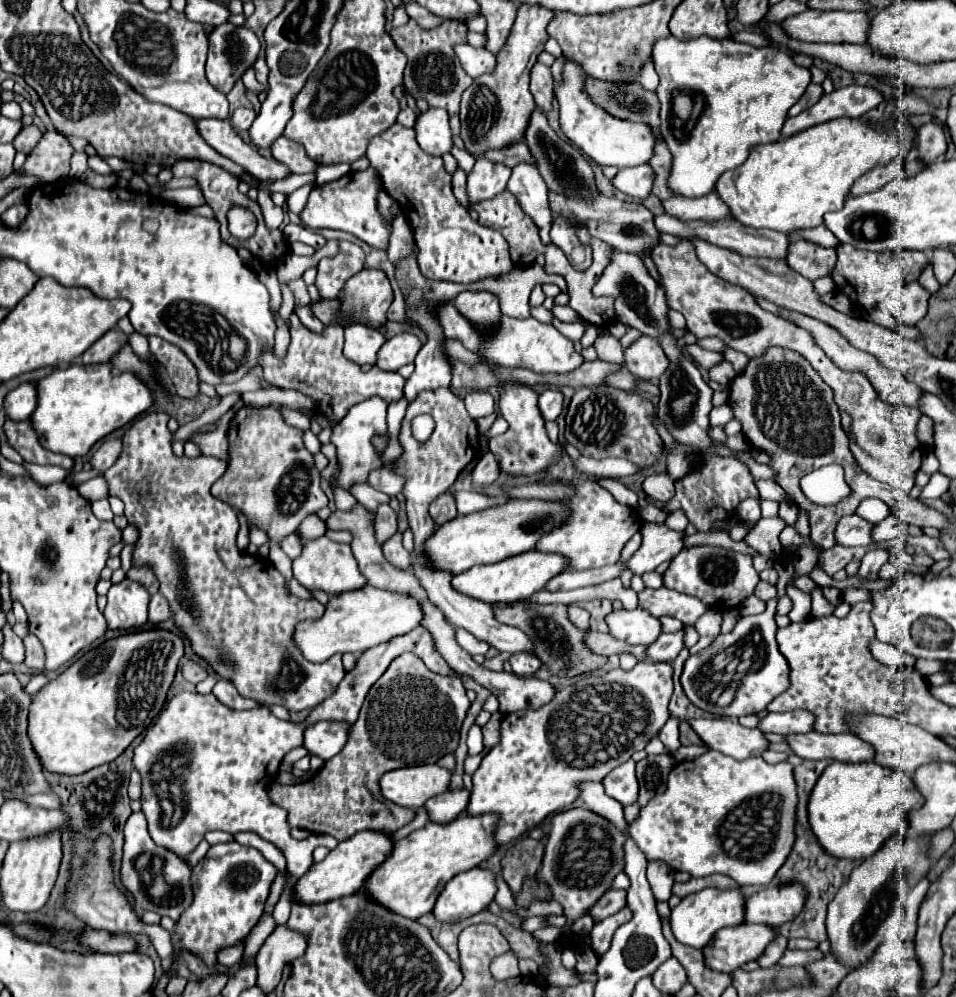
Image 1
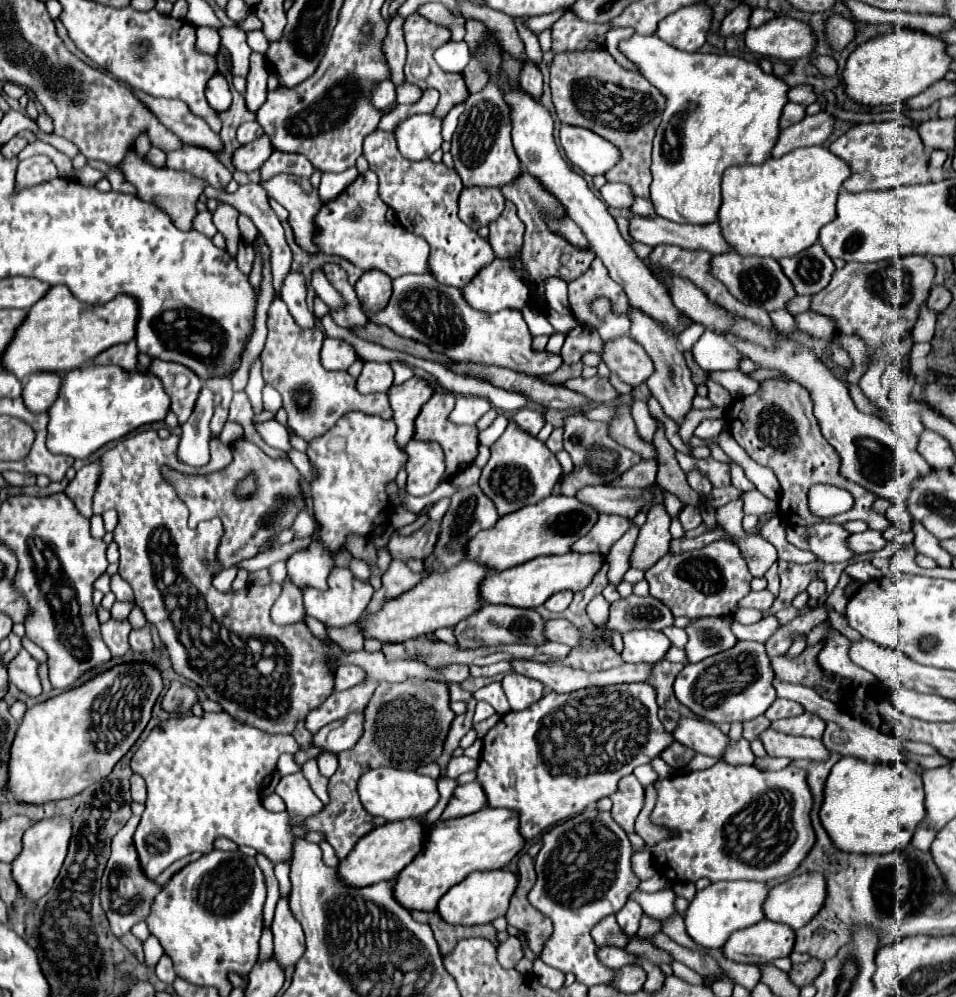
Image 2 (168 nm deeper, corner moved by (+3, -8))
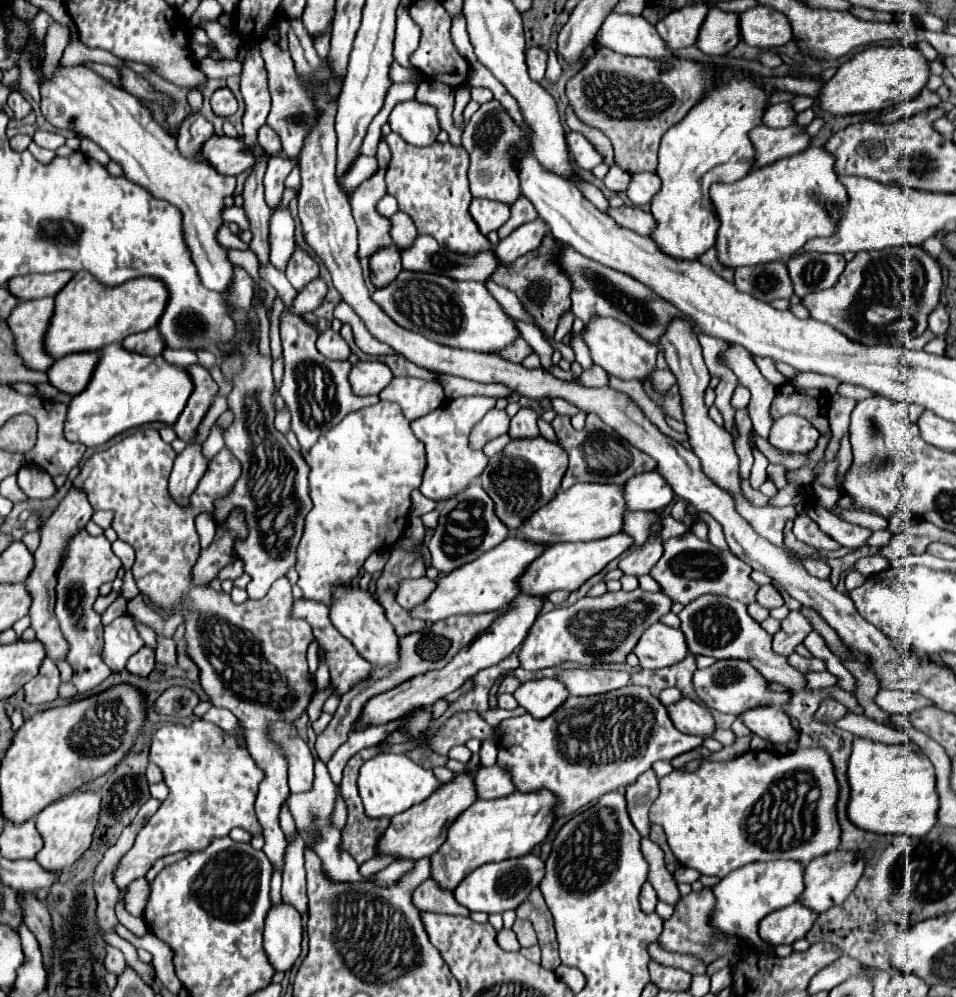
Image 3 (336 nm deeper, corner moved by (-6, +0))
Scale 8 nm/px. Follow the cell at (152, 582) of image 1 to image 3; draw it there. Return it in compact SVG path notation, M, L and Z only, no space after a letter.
M157 638L157 650L155 650L155 658L157 662L161 664L167 664L167 666L177 666L177 652L175 652L175 642L173 640L167 640L167 638Z

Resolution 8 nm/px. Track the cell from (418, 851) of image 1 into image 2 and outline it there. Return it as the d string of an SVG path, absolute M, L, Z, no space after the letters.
M482 808L456 820L438 820L430 826L420 854L396 876L394 898L410 912L436 910L438 900L468 874L506 866L524 846L518 834L518 814L506 808Z

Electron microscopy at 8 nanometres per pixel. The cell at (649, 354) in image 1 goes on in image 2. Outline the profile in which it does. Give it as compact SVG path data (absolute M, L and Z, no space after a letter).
M630 336L606 342L602 360L612 372L620 376L622 382L630 384L632 388L646 382L646 378L654 374L654 362L646 354L646 350L640 348L638 342L634 342Z

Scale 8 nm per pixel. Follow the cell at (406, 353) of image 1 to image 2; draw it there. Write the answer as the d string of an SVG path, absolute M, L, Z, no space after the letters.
M364 362L364 370L358 378L356 388L362 394L386 392L392 386L392 380L394 380L394 370L388 362Z

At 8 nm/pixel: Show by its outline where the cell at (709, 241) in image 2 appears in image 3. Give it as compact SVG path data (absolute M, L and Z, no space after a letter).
M621 206L621 208L607 208L607 216L611 216L619 226L629 228L641 236L647 236L653 226L655 220L651 218L649 212L637 208L637 206Z

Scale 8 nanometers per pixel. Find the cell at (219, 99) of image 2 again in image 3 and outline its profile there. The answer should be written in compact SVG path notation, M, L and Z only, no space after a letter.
M219 88L211 96L211 108L213 108L215 116L227 118L227 116L231 116L231 114L237 112L237 100L231 94L229 88Z

